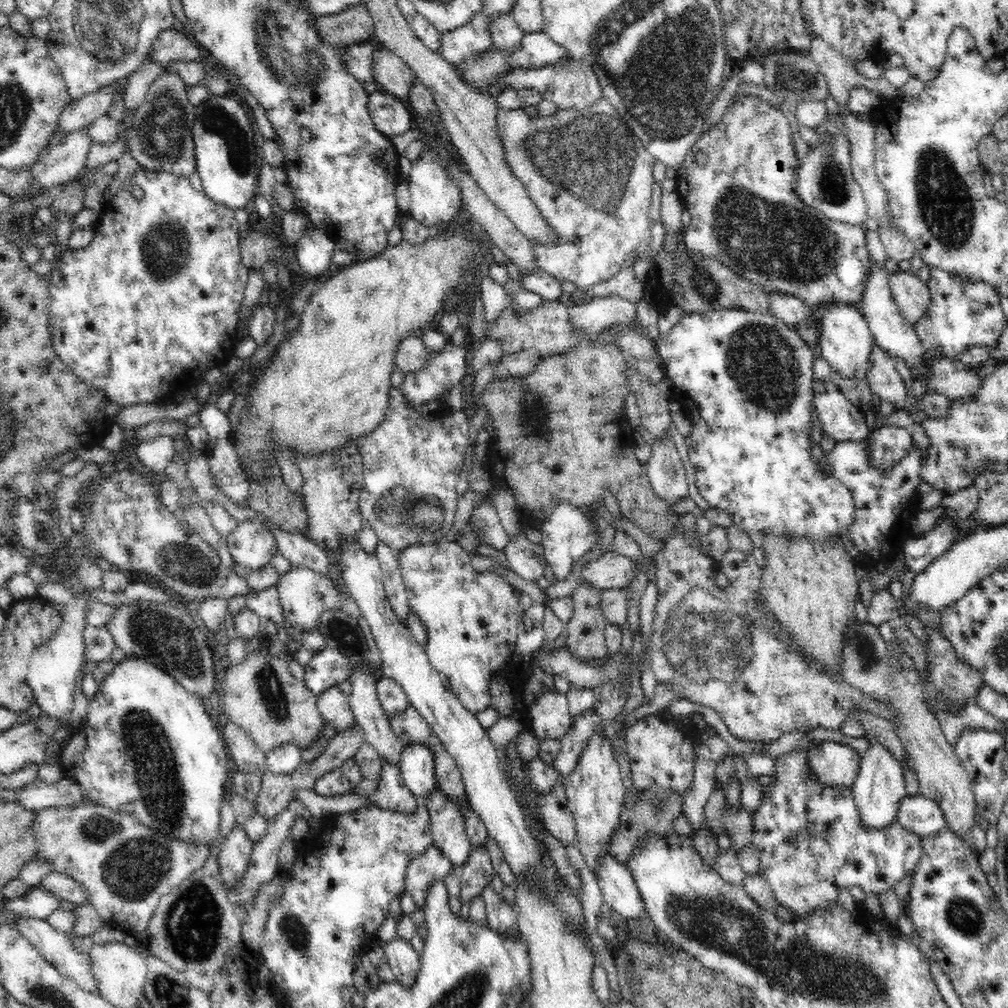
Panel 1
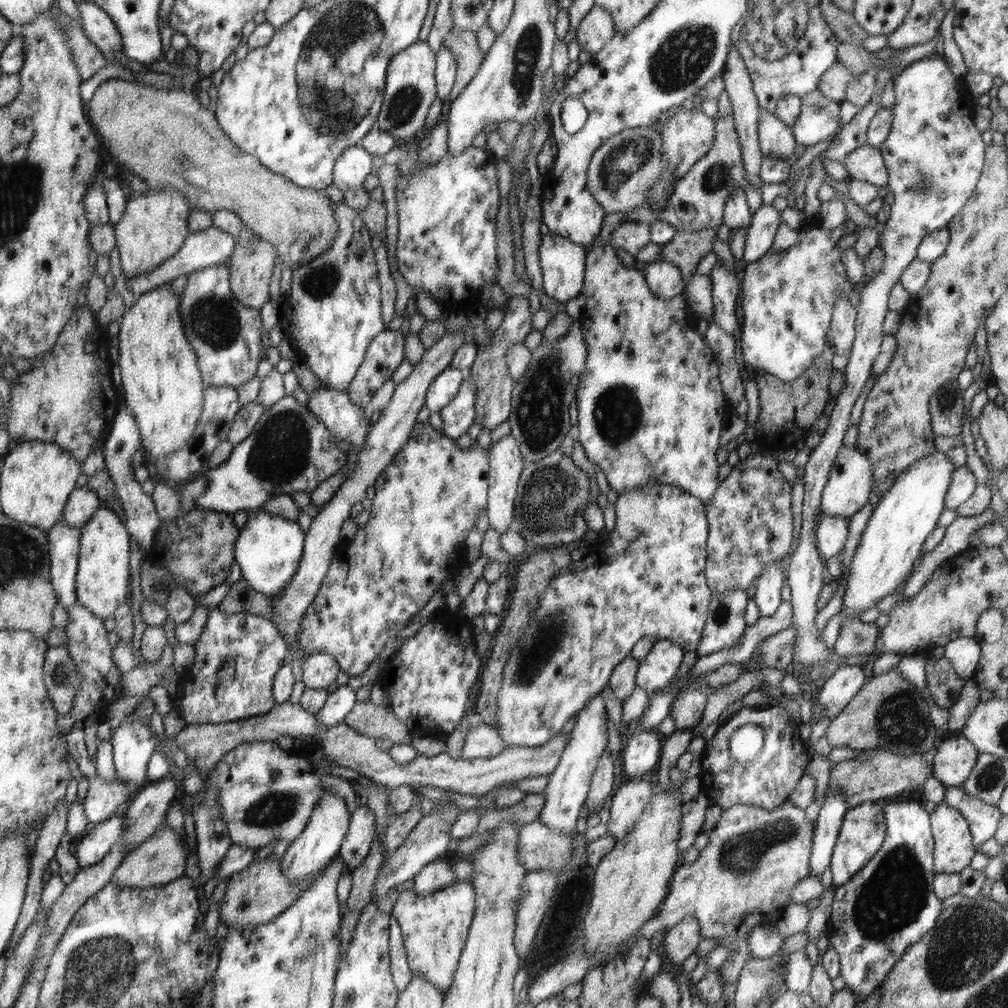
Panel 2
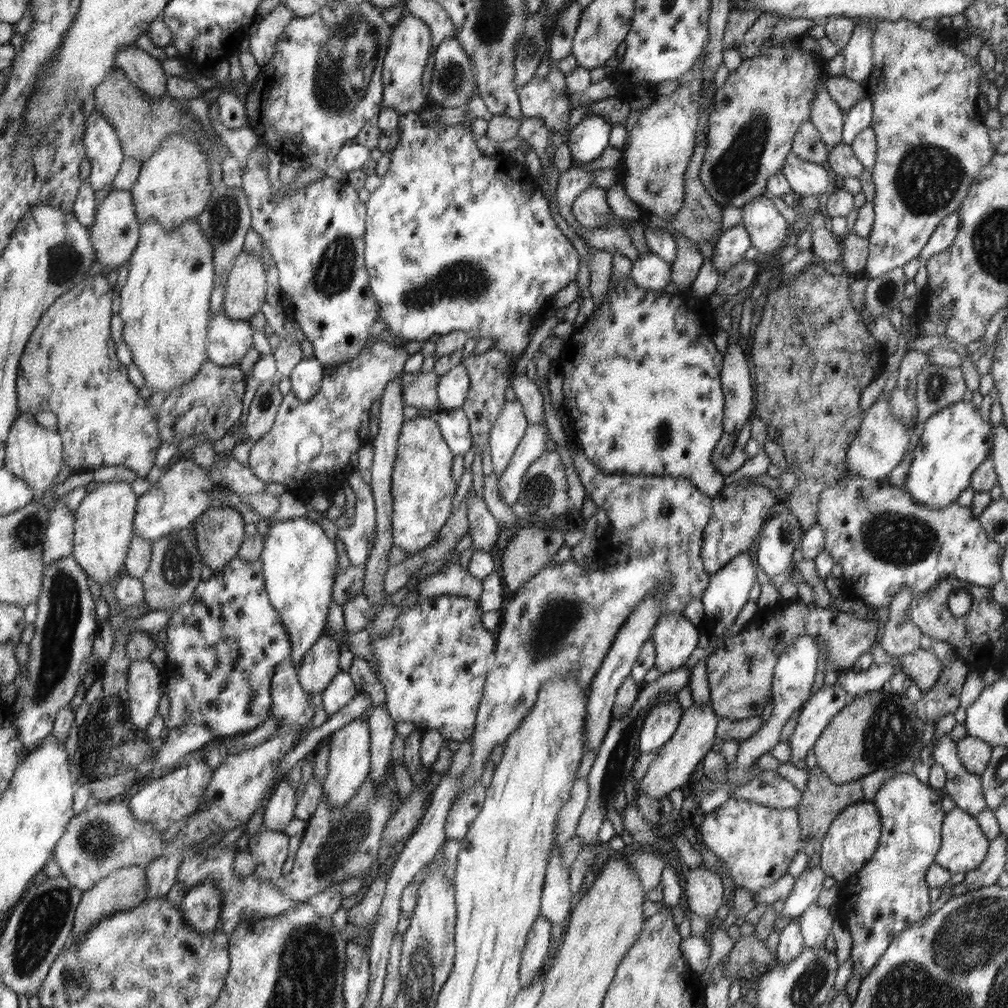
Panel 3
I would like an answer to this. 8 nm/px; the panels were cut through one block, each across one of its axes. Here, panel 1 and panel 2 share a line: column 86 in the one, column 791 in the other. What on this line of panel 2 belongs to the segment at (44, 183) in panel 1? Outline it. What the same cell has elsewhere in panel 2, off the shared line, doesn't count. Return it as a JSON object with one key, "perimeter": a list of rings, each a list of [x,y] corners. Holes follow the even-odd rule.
{"perimeter":[[[761,108],[758,119],[759,145],[764,157],[796,160],[795,146],[798,145],[793,129],[774,112]]]}

